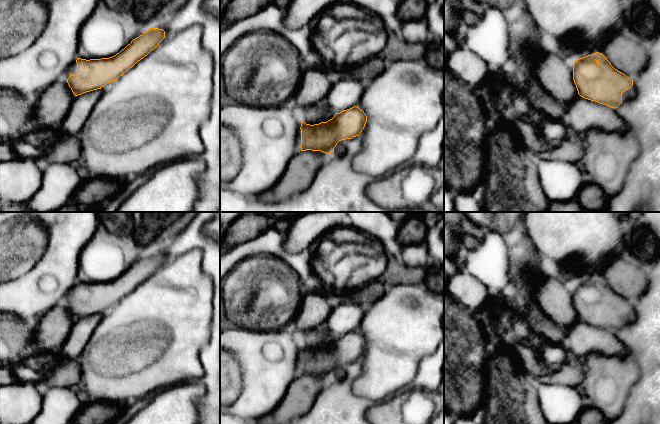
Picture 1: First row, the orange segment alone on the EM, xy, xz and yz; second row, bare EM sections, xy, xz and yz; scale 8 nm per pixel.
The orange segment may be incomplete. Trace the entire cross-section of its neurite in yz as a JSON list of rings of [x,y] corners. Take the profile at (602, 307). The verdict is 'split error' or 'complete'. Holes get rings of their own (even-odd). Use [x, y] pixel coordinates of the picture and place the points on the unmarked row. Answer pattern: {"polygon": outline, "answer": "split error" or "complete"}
{"polygon": [[[599,276],[577,283],[573,287],[573,304],[581,321],[614,333],[635,319],[633,304],[615,293]]], "answer": "split error"}

